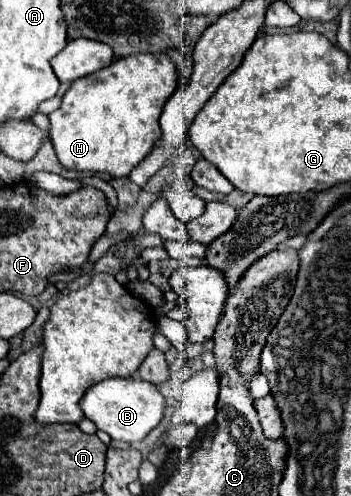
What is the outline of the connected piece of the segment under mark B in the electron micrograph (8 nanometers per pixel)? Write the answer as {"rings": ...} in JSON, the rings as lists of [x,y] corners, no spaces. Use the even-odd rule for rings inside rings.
{"rings":[[[111,377],[93,385],[81,399],[81,409],[87,419],[91,419],[97,429],[105,431],[111,439],[135,443],[145,439],[163,419],[167,403],[159,393],[157,385],[137,379],[137,377]]]}

